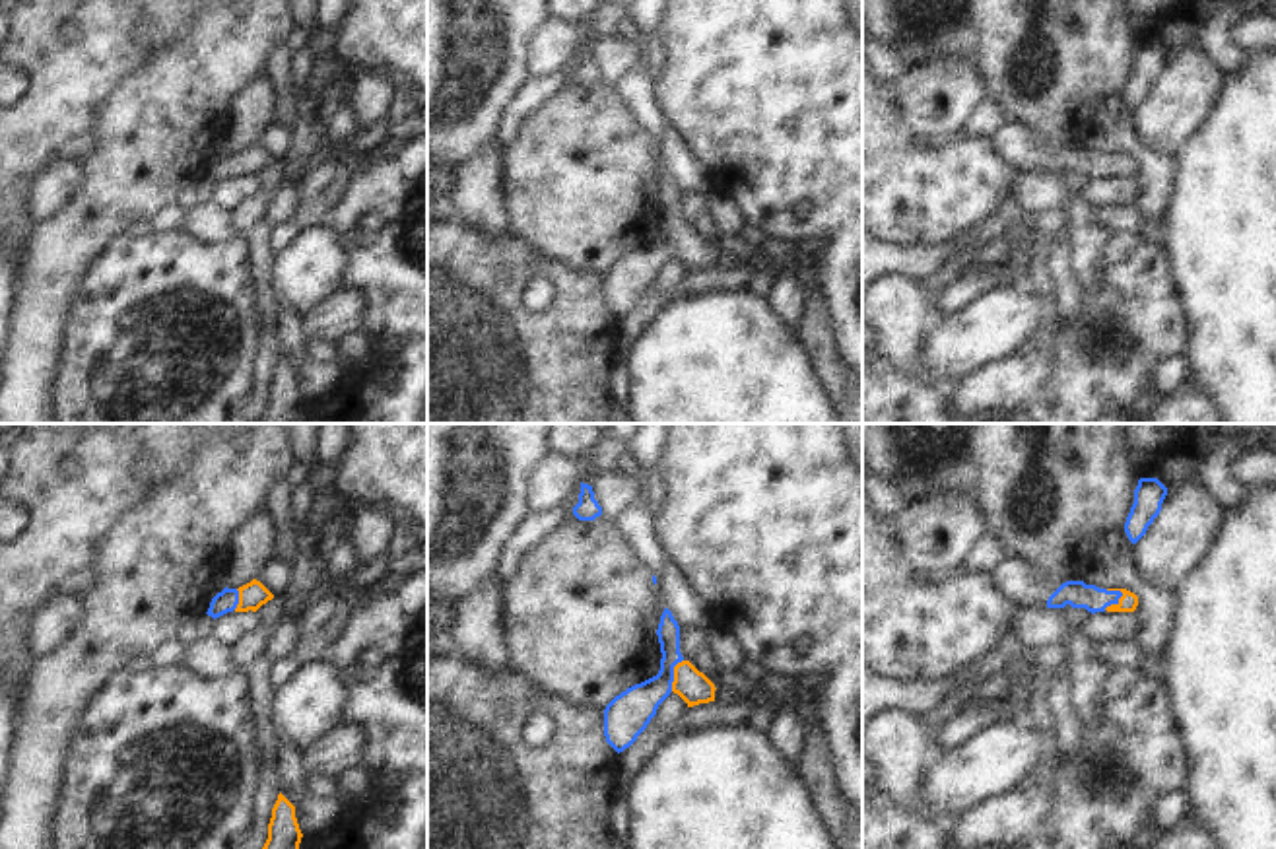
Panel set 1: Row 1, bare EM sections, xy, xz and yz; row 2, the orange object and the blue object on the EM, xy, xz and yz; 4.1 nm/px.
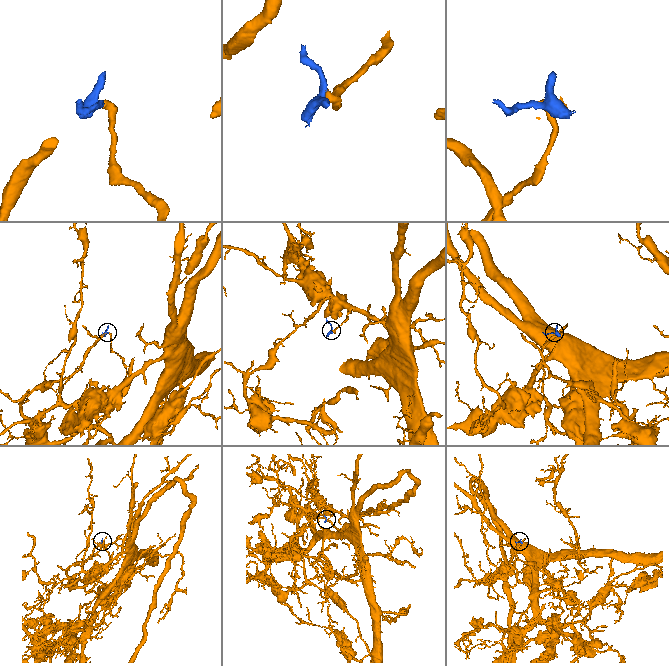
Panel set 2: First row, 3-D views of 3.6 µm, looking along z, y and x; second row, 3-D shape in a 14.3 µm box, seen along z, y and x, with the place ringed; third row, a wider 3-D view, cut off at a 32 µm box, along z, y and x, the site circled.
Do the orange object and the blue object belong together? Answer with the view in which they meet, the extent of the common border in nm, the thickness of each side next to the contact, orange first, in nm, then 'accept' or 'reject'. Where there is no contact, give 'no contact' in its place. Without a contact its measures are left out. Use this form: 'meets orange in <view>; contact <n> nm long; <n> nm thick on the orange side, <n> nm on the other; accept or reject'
meets orange in yz; contact 110 nm long; 80 nm thick on the orange side, 110 nm on the other; accept

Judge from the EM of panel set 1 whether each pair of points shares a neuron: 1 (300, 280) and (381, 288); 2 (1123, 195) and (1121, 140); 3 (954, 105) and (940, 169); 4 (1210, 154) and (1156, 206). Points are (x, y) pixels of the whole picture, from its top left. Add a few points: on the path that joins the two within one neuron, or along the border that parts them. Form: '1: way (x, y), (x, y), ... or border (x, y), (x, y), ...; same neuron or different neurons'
1: border (335, 239), (344, 257), (344, 284); different neurons
2: border (1133, 177), (1135, 204); different neurons
3: border (906, 115), (925, 135), (946, 136), (962, 131); different neurons
4: border (1175, 156), (1174, 197), (1166, 212), (1162, 236); different neurons

